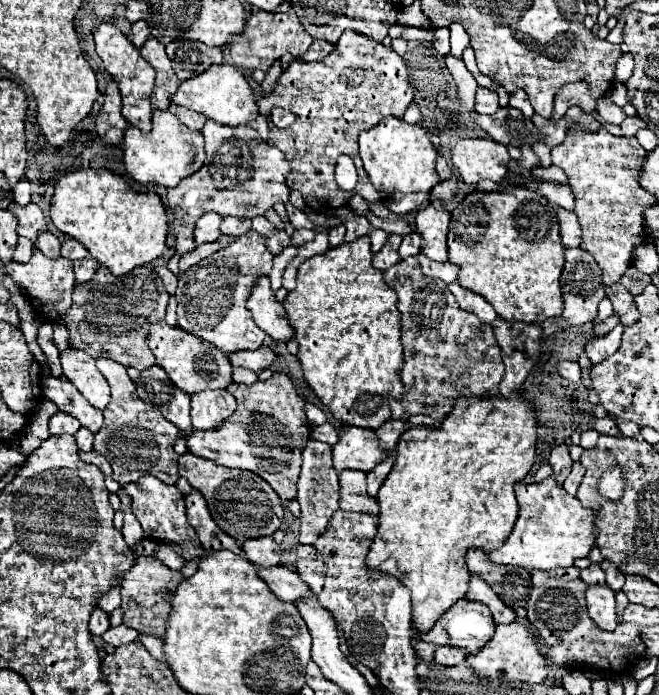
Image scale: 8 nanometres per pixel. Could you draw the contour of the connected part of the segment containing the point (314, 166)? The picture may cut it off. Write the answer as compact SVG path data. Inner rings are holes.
M345 30L335 50L323 60L293 60L281 74L273 94L265 98L269 98L269 106L279 106L297 118L285 130L275 128L269 120L267 140L291 162L287 186L291 190L299 190L307 206L317 212L341 208L347 206L355 194L361 194L369 204L379 202L379 194L363 170L363 162L357 152L357 136L359 132L379 124L385 116L401 118L413 102L413 86L409 82L407 66L393 48L387 48L355 30ZM339 154L347 154L355 160L359 180L353 192L341 190L335 182L335 162Z

